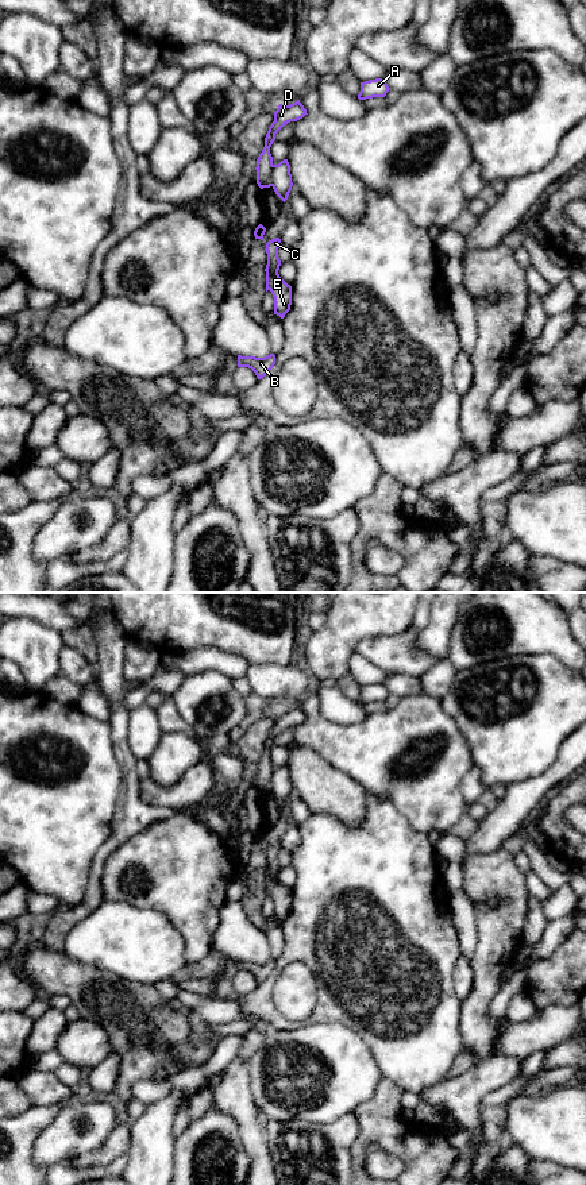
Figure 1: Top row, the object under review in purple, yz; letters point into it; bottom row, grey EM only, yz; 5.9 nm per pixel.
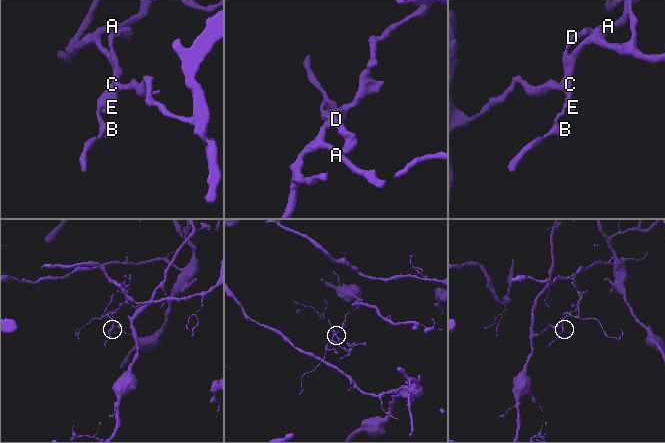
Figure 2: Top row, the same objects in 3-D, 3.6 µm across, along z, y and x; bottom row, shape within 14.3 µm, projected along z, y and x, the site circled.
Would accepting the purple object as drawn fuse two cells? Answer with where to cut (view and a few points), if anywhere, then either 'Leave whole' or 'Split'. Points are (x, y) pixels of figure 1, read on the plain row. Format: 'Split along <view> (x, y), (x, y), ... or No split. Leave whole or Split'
Split along yz (274, 769), (270, 790). Split

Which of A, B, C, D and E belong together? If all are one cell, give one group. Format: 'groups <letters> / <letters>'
groups A B C / D E

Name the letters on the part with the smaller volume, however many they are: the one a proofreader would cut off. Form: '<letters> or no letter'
A, B, C

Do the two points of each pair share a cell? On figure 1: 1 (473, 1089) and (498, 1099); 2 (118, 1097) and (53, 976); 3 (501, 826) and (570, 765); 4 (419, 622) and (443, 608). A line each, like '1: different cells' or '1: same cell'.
1: different cells
2: same cell
3: same cell
4: different cells

